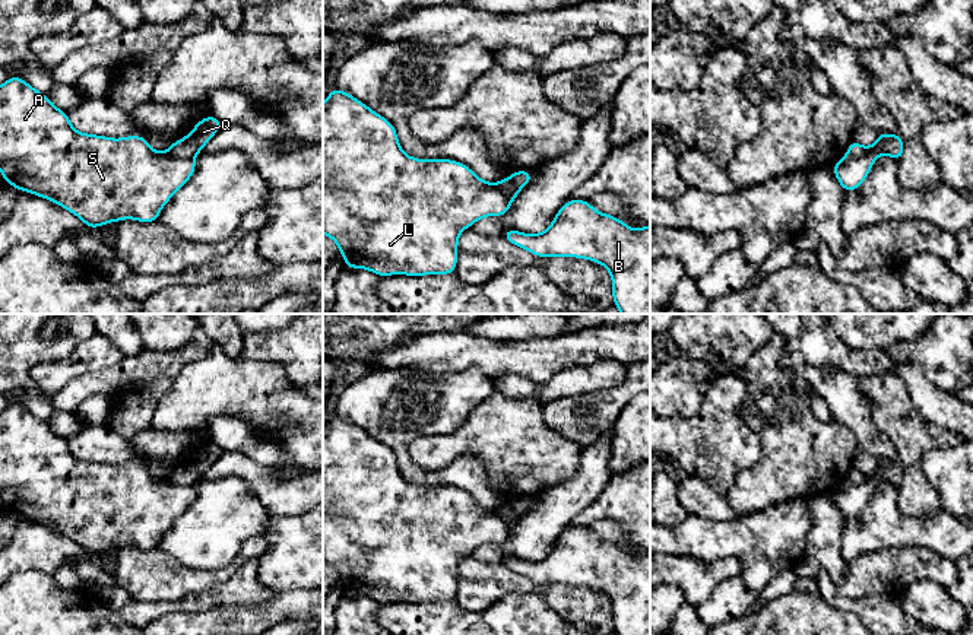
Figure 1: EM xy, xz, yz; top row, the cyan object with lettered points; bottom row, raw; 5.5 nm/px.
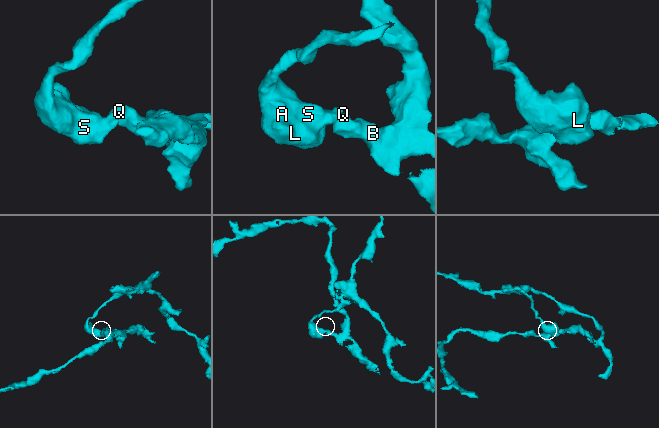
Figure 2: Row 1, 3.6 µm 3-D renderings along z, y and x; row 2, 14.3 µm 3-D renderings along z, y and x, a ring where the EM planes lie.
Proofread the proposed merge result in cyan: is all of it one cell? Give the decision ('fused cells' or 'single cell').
fused cells

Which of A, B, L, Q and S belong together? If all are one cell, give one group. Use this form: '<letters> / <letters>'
A L S / B Q

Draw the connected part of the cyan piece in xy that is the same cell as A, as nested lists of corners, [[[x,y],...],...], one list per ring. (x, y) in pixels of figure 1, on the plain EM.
[[[12,403],[0,412],[0,499],[4,509],[18,518],[28,518],[57,530],[77,543],[89,558],[124,546],[156,549],[164,533],[194,498],[194,485],[180,486],[169,477],[156,479],[149,473],[146,463],[112,466],[75,457],[67,439],[57,435],[47,420],[38,419],[19,403]]]

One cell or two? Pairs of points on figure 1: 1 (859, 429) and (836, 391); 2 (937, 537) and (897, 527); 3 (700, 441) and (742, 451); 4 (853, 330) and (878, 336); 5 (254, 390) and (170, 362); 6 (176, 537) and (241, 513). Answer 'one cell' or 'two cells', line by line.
1: one cell
2: one cell
3: one cell
4: one cell
5: two cells
6: one cell

